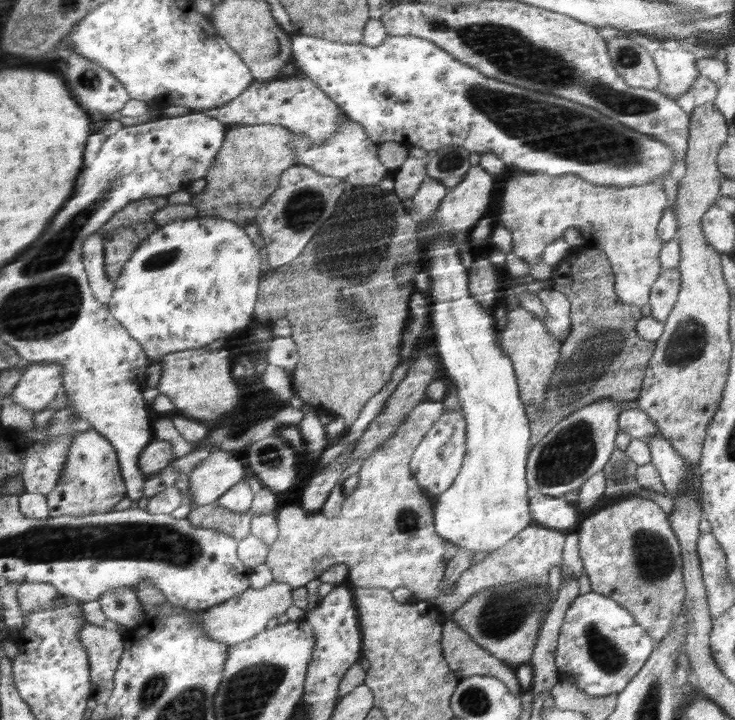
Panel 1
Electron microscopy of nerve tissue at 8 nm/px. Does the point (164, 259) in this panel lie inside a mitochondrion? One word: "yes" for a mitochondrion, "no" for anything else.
yes

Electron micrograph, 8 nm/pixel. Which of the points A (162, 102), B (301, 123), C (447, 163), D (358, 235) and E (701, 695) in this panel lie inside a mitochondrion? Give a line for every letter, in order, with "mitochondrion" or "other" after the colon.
A: other
B: other
C: mitochondrion
D: mitochondrion
E: other

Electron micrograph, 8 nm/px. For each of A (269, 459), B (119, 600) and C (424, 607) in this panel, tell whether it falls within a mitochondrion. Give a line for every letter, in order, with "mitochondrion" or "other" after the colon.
A: mitochondrion
B: mitochondrion
C: other

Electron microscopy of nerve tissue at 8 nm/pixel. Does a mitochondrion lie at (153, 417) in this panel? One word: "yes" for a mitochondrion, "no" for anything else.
no

